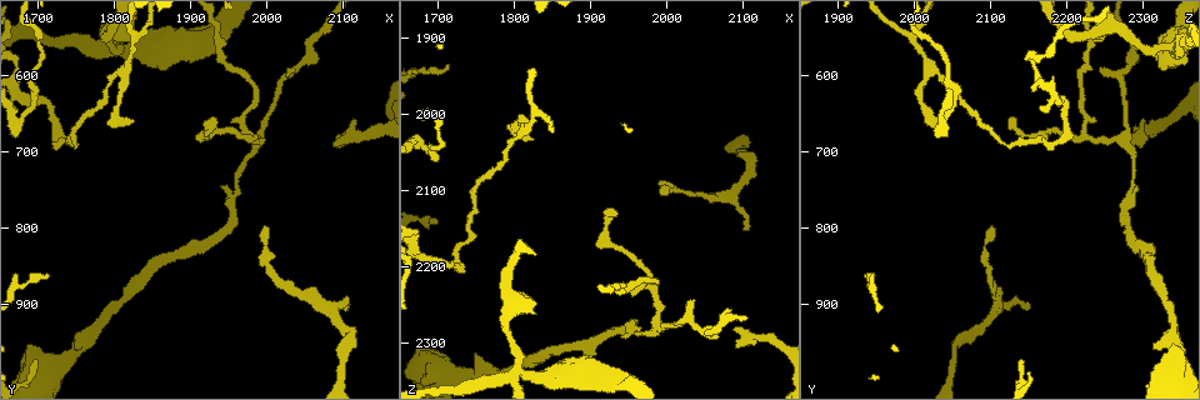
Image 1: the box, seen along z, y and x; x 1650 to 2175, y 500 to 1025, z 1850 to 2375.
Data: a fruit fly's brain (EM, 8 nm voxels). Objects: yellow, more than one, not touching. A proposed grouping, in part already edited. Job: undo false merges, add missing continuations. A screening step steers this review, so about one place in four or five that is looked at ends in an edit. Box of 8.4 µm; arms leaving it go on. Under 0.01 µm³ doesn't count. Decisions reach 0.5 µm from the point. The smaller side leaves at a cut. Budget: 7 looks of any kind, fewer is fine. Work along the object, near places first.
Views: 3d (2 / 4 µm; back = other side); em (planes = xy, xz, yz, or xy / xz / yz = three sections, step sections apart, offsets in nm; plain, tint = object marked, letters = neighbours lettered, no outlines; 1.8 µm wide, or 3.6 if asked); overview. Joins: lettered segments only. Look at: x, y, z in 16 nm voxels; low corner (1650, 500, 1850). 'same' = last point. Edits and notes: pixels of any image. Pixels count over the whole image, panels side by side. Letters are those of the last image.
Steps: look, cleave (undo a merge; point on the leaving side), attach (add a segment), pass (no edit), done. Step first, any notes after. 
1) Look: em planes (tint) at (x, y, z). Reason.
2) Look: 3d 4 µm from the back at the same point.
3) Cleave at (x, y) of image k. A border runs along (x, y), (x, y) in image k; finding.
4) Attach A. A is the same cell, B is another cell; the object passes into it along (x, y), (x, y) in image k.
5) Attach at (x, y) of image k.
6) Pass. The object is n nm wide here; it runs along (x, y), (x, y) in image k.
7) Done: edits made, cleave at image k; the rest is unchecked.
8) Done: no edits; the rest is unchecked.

Look: em planes (tint) at (1810, 560, 2335). Sudden change in width.

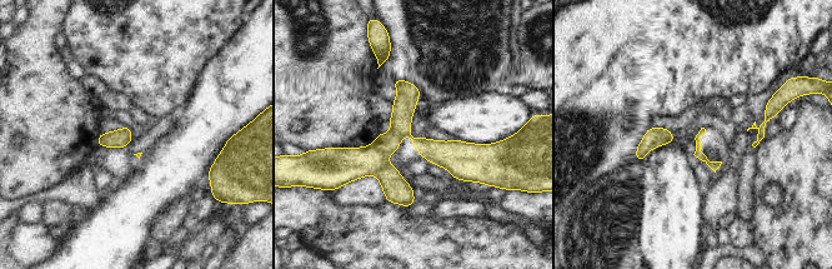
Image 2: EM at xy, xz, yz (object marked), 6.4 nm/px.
Look: em planes (letters) at the same point. What lies round it.

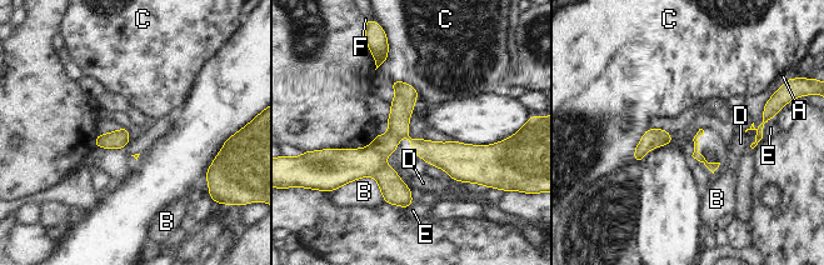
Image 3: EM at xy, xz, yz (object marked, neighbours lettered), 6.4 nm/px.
Cleave at (393, 189) of image 3. The object is 60 nm wide here; A, B, C, D, E and F are other cells; a border runs along (370, 145), (384, 158), (374, 175) in image 3; a second neuron is stuck on.

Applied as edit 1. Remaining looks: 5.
Look: em planes (tint) at (1690, 630, 2050). Calibre changes.

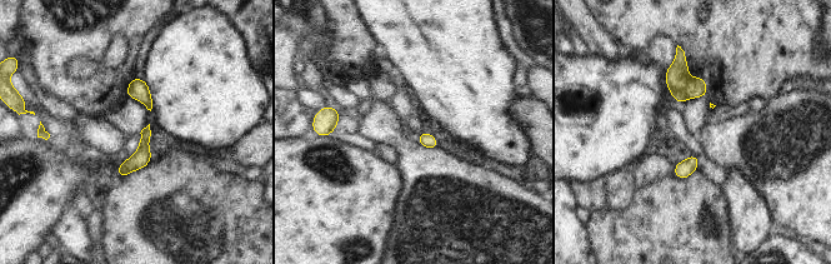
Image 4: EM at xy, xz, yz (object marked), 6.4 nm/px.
Look: em planes (letters) at the same point.

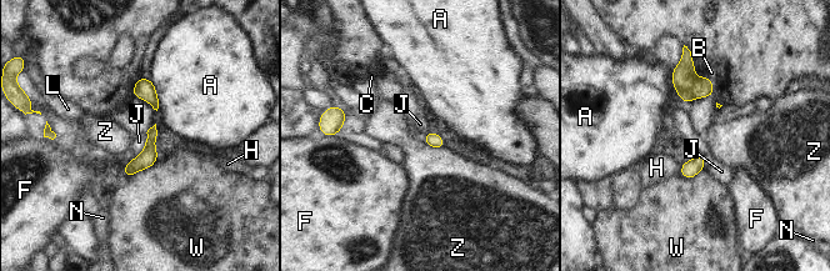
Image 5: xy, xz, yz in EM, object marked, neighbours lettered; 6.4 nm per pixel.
Cleave at (684, 74) of image 5. The longest contact is with W, 240 nm; A, B, C, F, H, J, L, N, W and Z are other cells; two neurons meet here.

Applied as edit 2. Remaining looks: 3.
Look: em planes (letters) at (1930, 650, 2130).

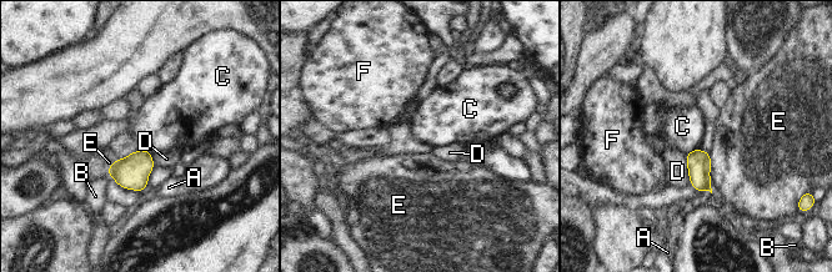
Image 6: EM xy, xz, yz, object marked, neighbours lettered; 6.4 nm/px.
Pass. The object is 150 nm wide here; the longest contact is with E, 260 nm; A, B, C, D, E and F are other cells; none of them fits.

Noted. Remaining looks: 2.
Done: edits made, cleave at image 3, cleave at image 5; the rest is unchecked.

